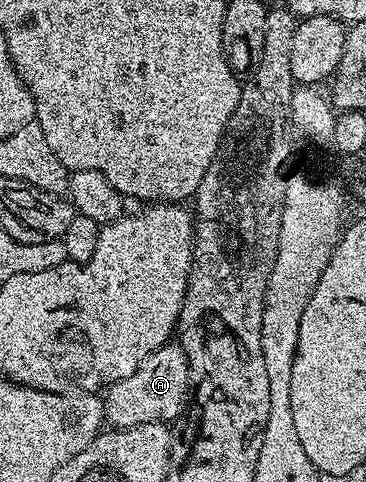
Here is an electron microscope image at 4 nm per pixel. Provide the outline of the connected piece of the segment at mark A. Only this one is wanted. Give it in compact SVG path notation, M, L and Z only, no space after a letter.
M177 344L159 346L152 354L145 356L145 360L141 360L133 376L125 376L125 380L117 380L106 387L104 419L120 430L150 422L171 424L179 413L179 417L184 413L192 386L191 369L183 349Z

